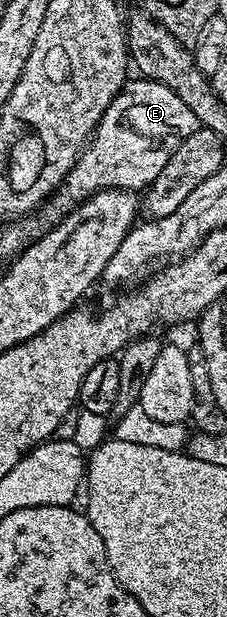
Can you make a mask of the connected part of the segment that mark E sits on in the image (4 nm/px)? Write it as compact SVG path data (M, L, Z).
M127 80L112 99L78 162L45 202L44 210L50 223L61 221L82 202L105 189L145 190L154 182L156 175L164 171L176 147L200 128L196 115L188 111L188 103L184 103L180 95L173 93L164 83L137 80Z

